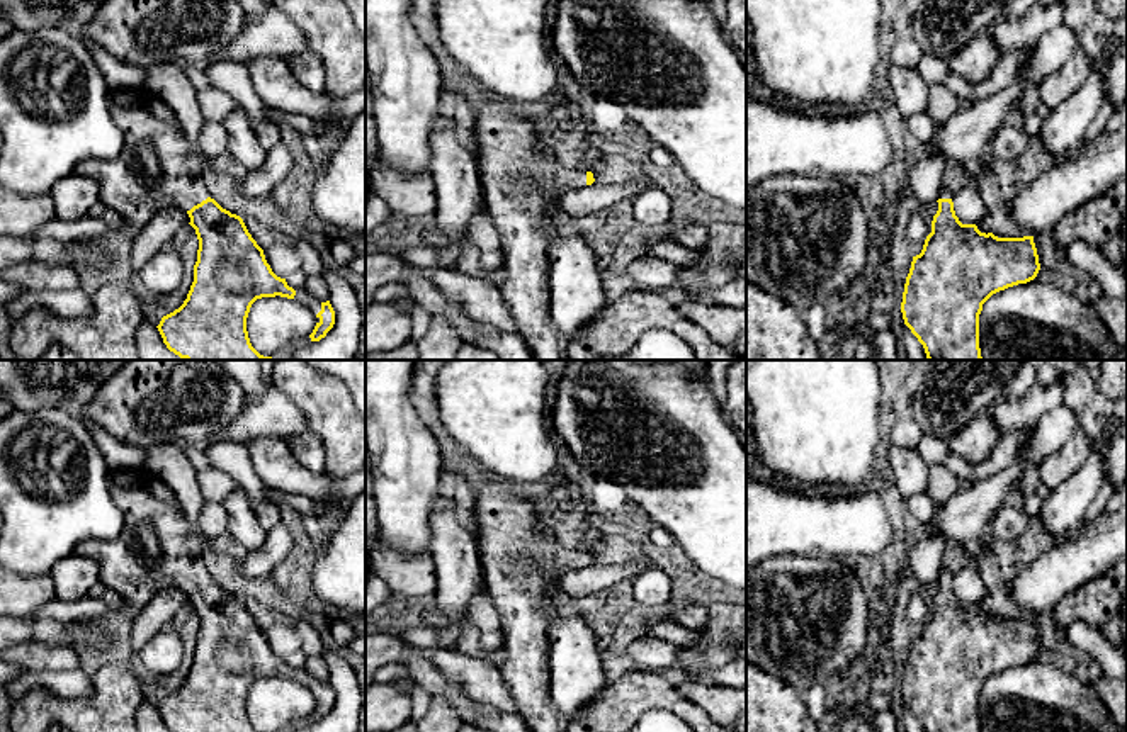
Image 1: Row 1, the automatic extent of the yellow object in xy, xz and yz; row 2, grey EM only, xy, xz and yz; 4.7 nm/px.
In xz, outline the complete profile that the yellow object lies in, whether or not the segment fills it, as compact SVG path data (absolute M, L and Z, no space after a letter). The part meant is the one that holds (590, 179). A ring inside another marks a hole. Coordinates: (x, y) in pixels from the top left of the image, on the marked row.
M479 99L474 105L476 163L484 195L484 207L493 217L503 253L498 290L512 314L517 335L530 348L534 360L559 360L561 336L549 313L547 251L561 228L552 214L563 192L595 182L592 172L561 160L539 141L532 122L517 117L501 99Z

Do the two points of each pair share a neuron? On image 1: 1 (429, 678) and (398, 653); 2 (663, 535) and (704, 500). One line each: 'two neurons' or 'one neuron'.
1: one neuron
2: two neurons

